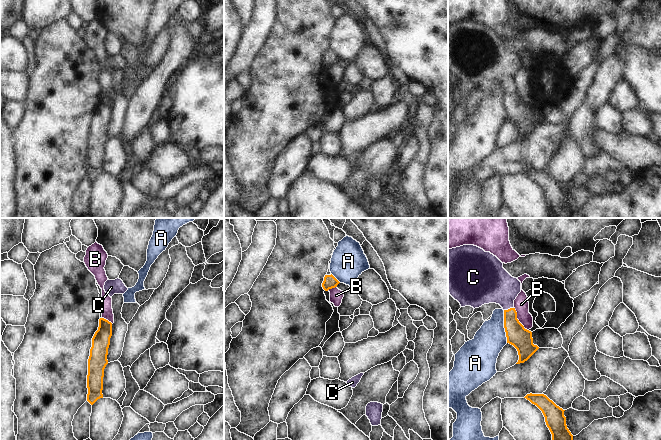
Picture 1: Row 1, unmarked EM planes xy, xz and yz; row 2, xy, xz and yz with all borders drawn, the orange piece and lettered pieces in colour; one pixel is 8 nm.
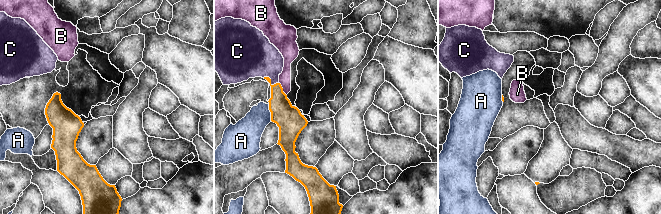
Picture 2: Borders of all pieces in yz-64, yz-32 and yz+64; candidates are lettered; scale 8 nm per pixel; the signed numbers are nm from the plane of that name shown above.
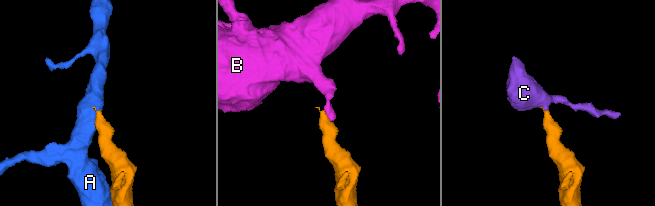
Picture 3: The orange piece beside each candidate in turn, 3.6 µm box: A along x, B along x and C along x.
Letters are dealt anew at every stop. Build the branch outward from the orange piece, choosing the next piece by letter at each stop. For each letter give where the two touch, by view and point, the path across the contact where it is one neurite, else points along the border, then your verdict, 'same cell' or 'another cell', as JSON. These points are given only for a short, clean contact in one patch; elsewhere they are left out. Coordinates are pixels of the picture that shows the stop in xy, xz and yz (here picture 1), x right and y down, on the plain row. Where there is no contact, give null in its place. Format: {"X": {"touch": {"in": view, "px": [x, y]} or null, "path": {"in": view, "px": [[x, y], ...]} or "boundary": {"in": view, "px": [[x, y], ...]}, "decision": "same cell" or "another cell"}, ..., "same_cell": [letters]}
{"A": {"touch": {"in": "yz", "px": [504, 102]}, "boundary": {"in": "yz", "px": [[503, 86], [503, 103], [507, 118]]}, "decision": "another cell"}, "B": {"touch": {"in": "yz", "px": [517, 95]}, "boundary": {"in": "yz", "px": [[514, 83], [518, 97], [528, 106]]}, "decision": "another cell"}, "C": {"touch": {"in": "yz", "px": [508, 85]}, "path": {"in": "yz", "px": [[517, 111], [511, 100], [508, 85], [505, 73], [491, 59]]}, "decision": "same cell"}, "same_cell": ["C"]}

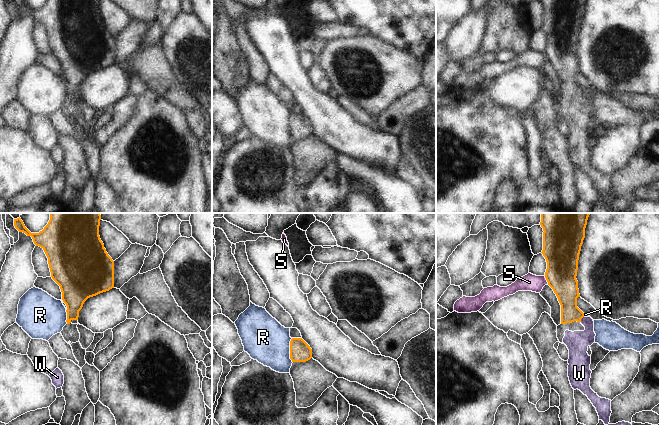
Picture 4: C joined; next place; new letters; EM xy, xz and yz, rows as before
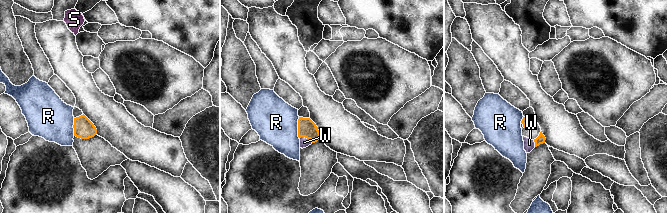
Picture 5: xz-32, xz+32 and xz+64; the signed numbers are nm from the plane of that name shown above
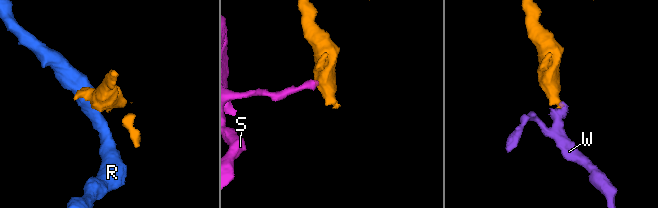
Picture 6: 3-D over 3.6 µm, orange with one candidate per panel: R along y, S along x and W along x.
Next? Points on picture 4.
{"R": {"touch": {"in": "xz", "px": [290, 126]}, "boundary": {"in": "xz", "px": [[291, 114], [290, 135], [292, 138]]}, "decision": "another cell"}, "S": {"touch": {"in": "yz", "px": [546, 55]}, "boundary": {"in": "yz", "px": [[544, 52], [548, 60]]}, "decision": "another cell"}, "W": {"touch": {"in": "yz", "px": [581, 94]}, "path": {"in": "yz", "px": [[567, 68], [568, 81], [581, 94], [587, 108], [577, 118]]}, "decision": "same cell"}, "same_cell": ["W"]}

